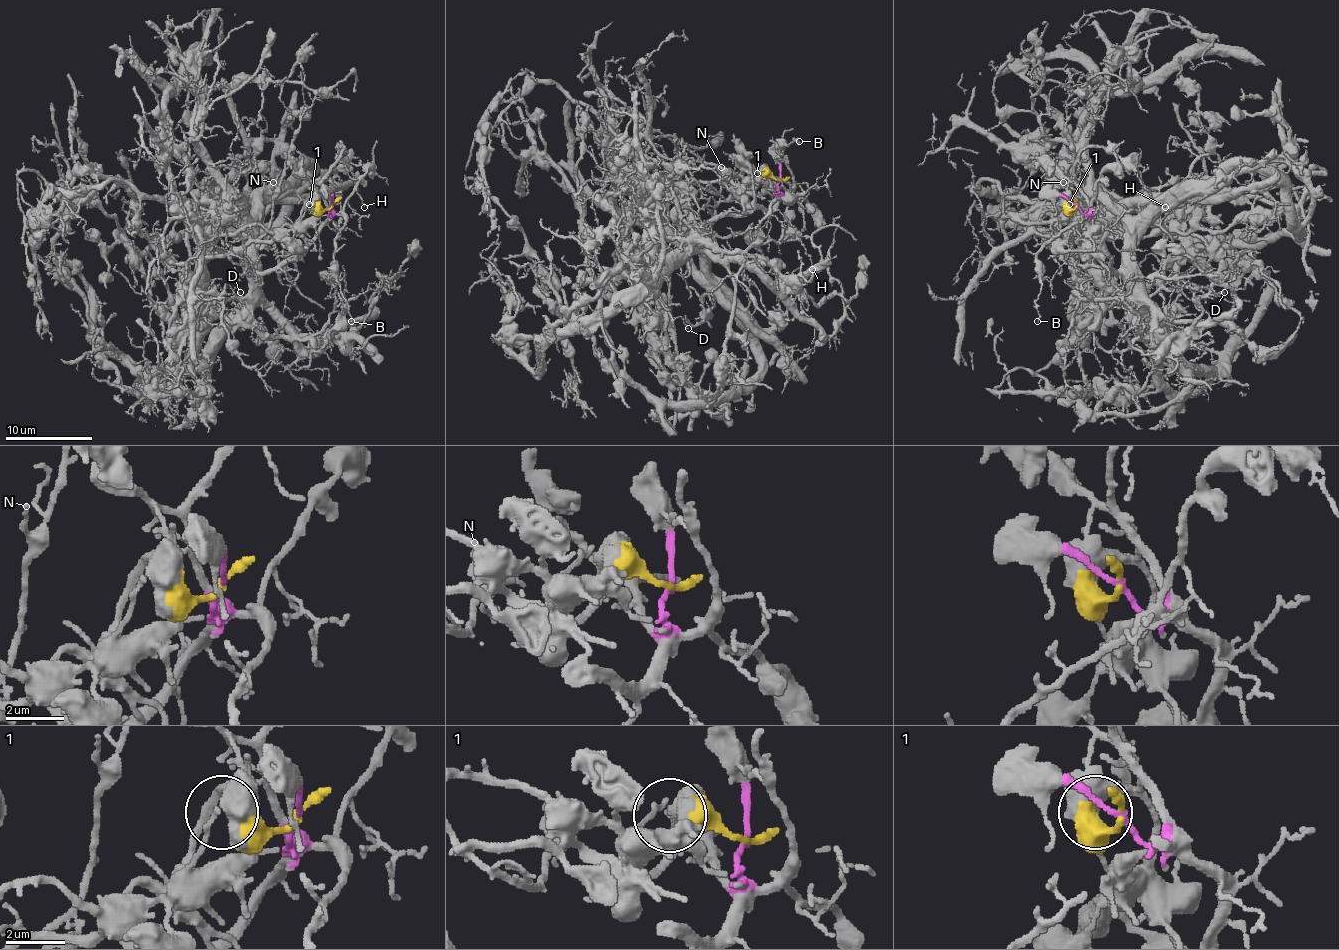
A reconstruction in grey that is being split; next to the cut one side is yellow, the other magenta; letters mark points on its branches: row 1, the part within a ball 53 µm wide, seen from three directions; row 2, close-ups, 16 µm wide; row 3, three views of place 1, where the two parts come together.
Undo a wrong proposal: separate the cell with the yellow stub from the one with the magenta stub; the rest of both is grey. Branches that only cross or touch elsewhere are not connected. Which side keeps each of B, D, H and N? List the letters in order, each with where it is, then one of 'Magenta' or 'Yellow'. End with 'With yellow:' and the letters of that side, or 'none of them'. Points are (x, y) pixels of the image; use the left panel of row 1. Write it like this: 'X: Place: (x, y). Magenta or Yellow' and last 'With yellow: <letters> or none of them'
B: Place: (351, 321). Magenta
D: Place: (240, 292). Yellow
H: Place: (364, 207). Magenta
N: Place: (273, 182). Yellow
With yellow: D, N

